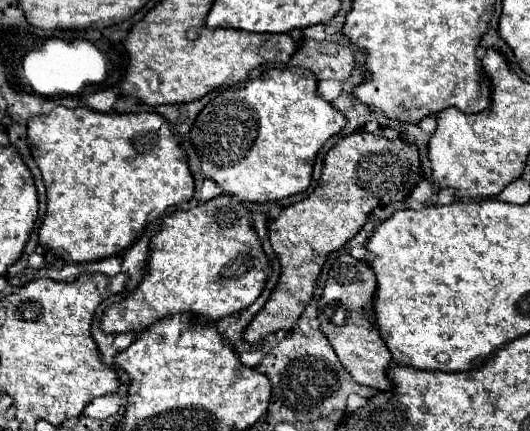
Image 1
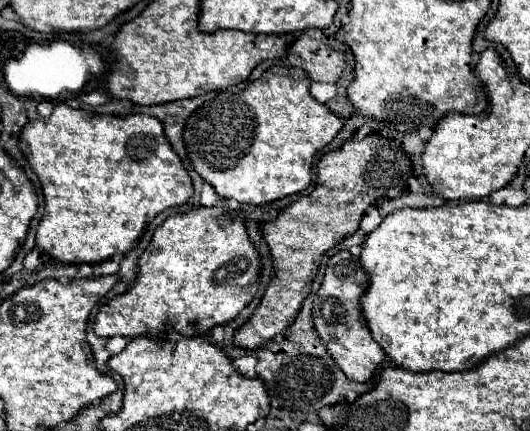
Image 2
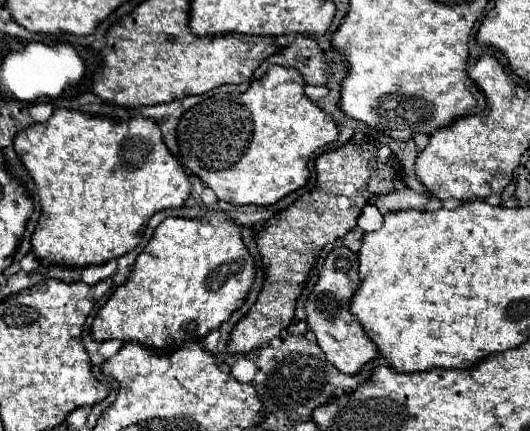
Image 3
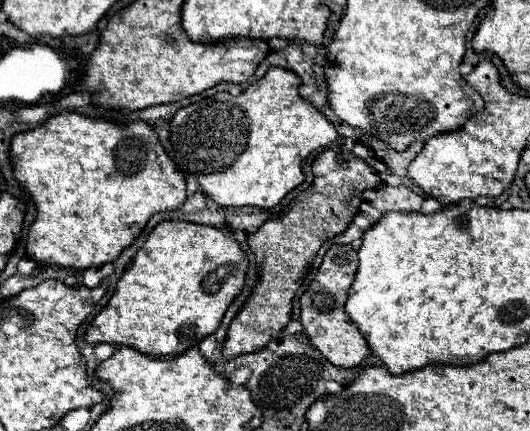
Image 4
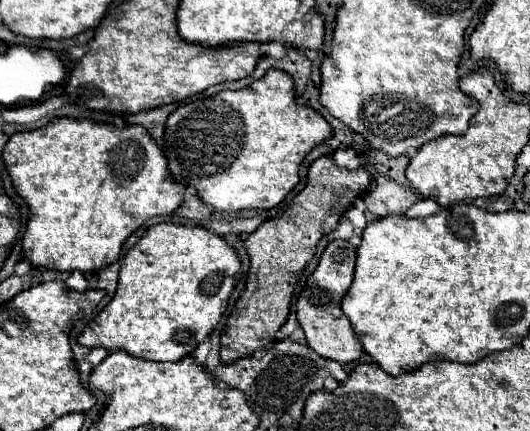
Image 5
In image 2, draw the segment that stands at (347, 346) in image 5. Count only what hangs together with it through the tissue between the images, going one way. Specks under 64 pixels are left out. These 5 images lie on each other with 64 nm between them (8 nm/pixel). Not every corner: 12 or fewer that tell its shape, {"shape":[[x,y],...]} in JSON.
{"shape":[[328,260],[314,326],[342,372],[368,382],[386,358],[360,310],[368,274]]}

